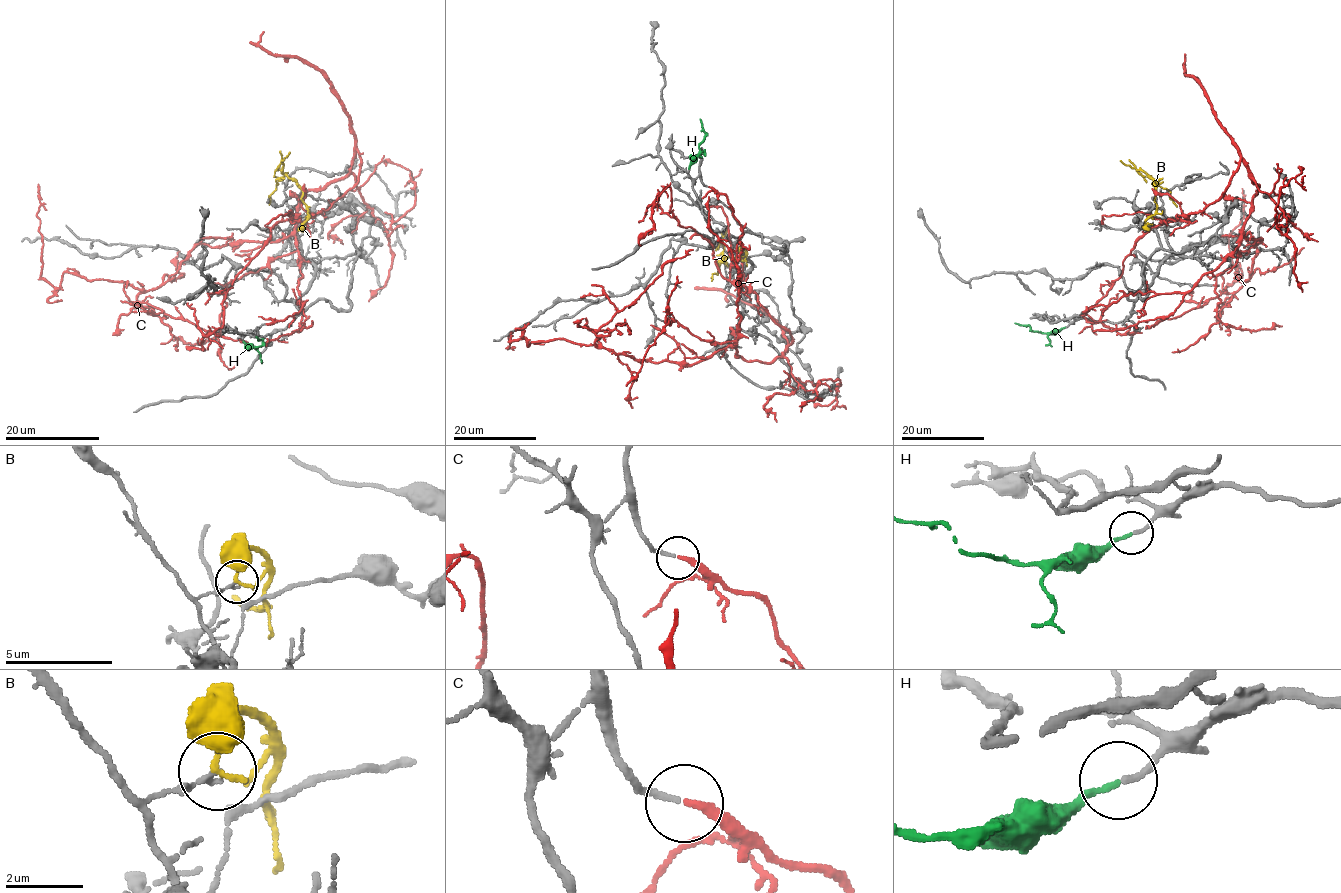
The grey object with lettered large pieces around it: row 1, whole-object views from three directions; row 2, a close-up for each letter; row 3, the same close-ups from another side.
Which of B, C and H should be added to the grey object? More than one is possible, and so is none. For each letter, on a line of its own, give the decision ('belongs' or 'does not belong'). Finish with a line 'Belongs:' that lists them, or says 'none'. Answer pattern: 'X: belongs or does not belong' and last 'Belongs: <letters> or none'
B: does not belong
C: does not belong
H: belongs
Belongs: H

